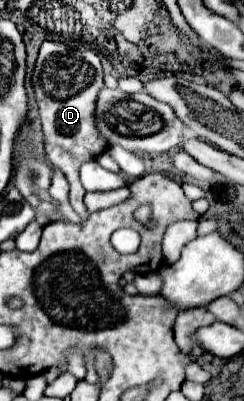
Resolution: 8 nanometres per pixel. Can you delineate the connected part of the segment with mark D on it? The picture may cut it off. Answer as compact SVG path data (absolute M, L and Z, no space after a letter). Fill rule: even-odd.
M43 41L31 79L33 79L33 91L43 125L45 155L67 177L73 191L69 195L69 203L73 205L81 221L85 221L89 217L89 211L85 209L83 203L85 189L81 187L79 181L79 165L83 161L97 157L107 147L107 143L103 143L103 139L93 127L95 99L103 85L101 61L93 49L69 49L67 45L55 45L51 41Z

